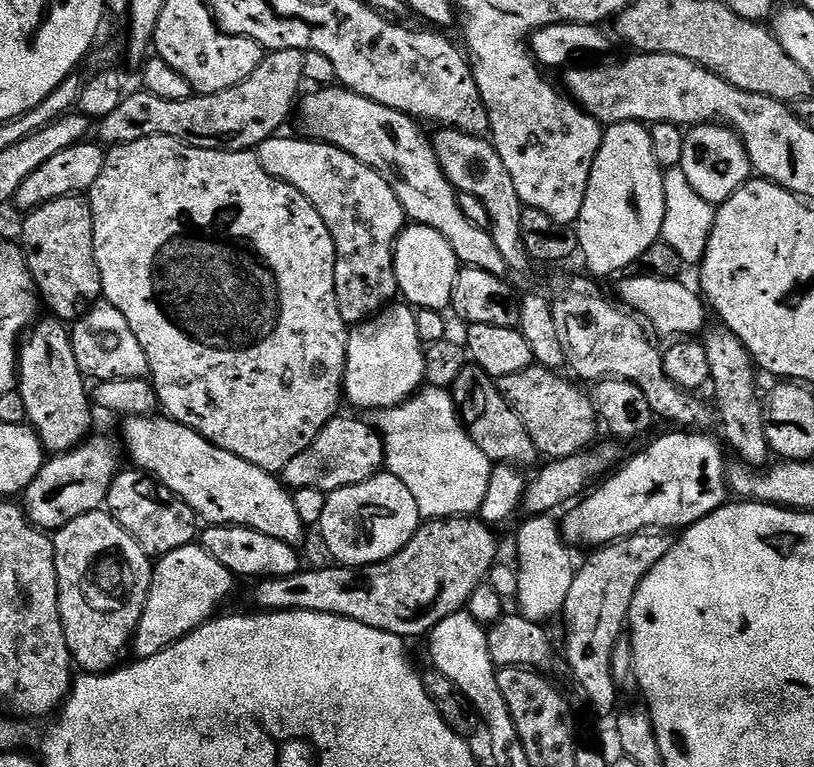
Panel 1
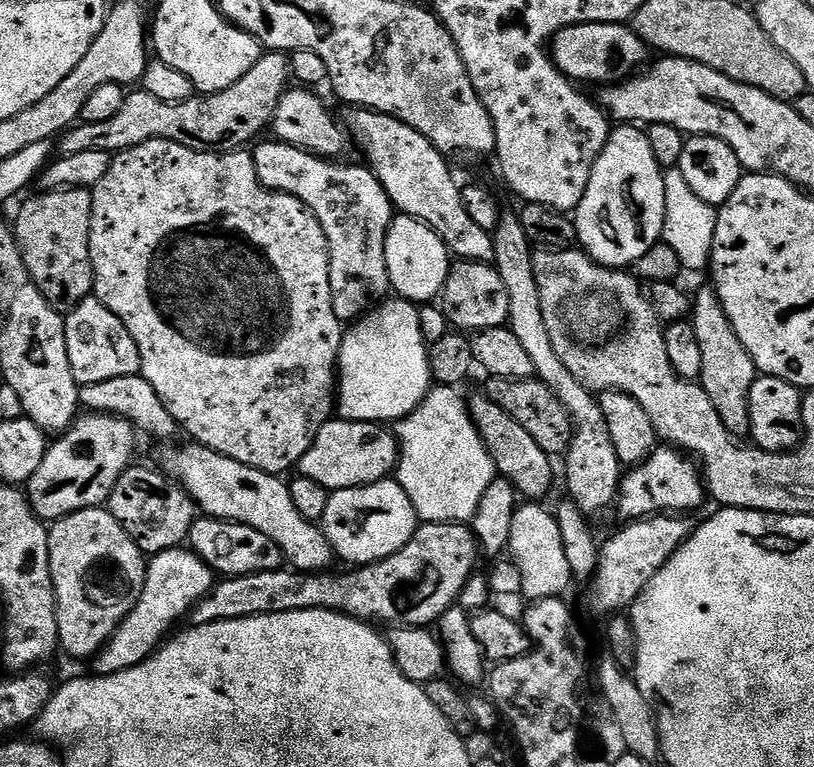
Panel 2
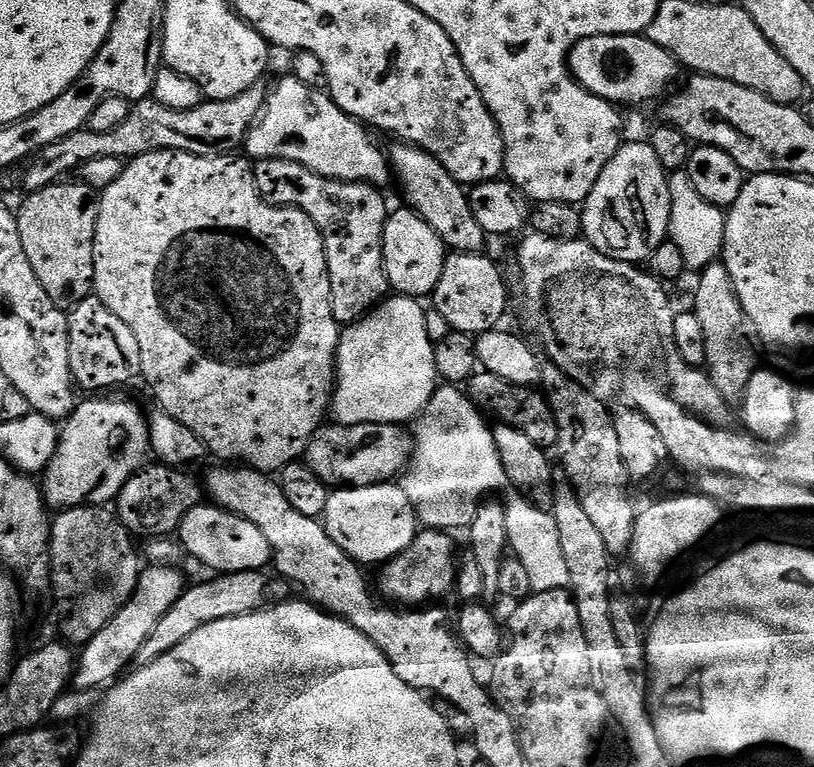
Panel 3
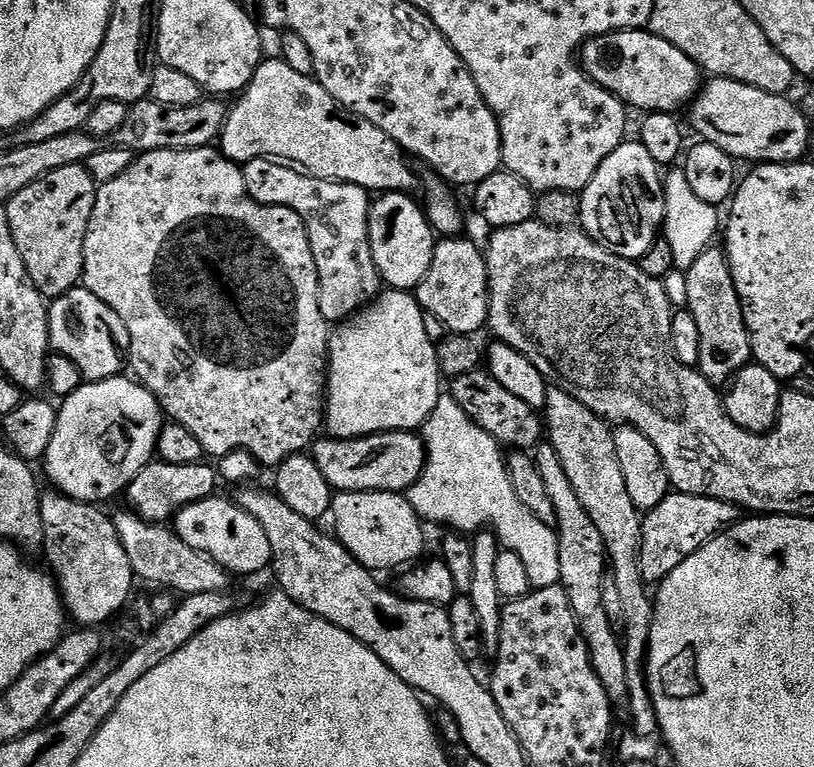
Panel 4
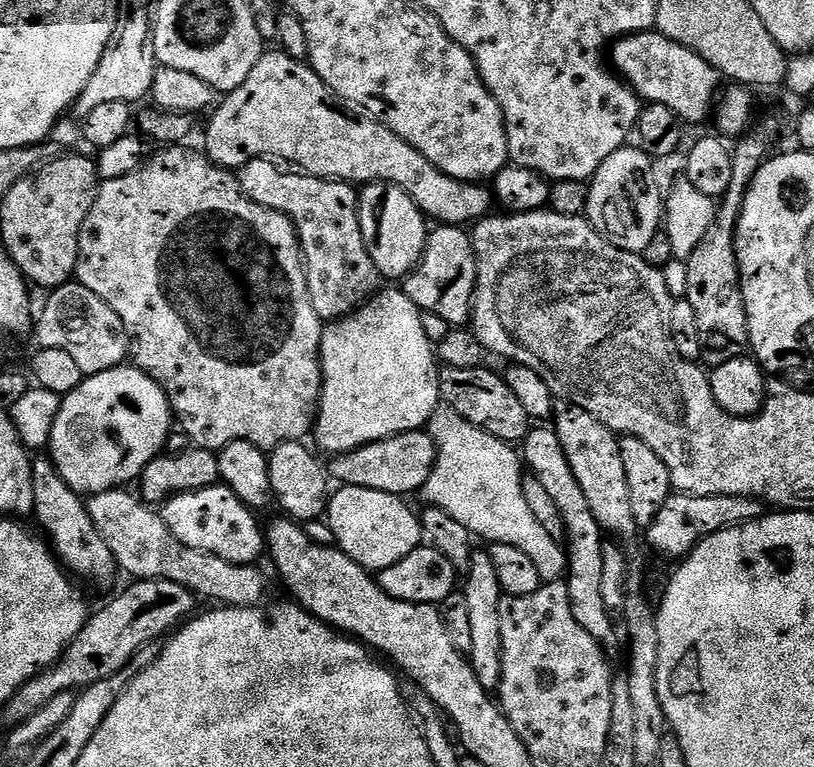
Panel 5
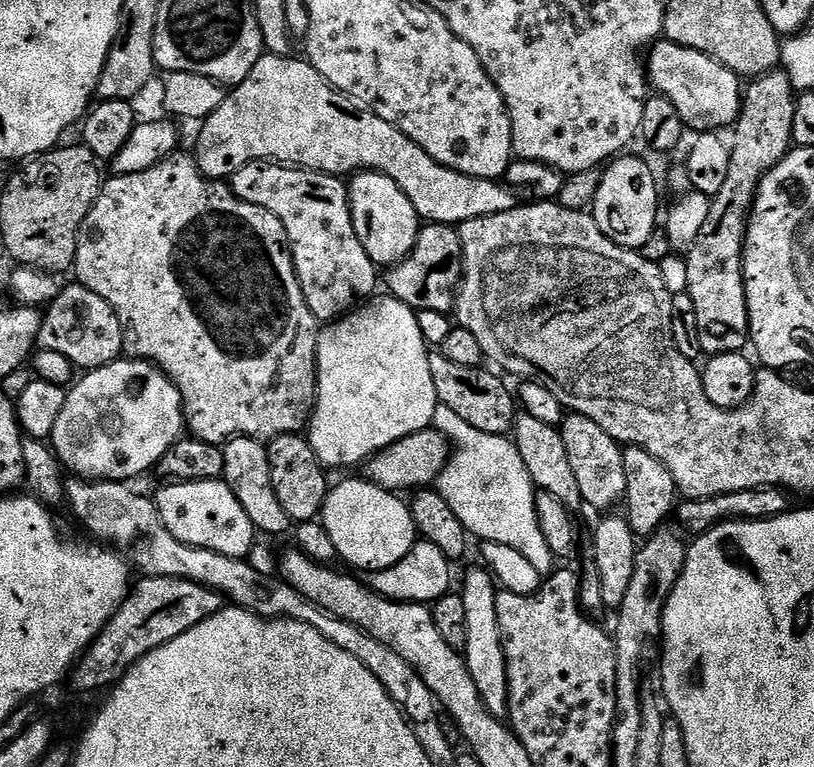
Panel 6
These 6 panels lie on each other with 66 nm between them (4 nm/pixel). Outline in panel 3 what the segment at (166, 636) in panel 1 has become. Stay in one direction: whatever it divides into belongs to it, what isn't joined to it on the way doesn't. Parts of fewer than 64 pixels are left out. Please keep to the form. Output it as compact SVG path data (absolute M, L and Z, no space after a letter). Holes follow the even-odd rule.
M157 564L141 571L138 586L132 597L122 606L122 610L118 610L118 614L114 614L114 618L110 618L110 622L106 622L106 626L102 626L102 630L98 630L98 634L94 634L94 638L90 638L88 643L79 649L70 681L71 687L77 693L85 694L84 692L92 692L100 687L103 689L125 675L126 669L135 661L138 650L142 650L146 638L150 638L154 626L158 626L162 616L183 594L186 579L184 580L180 571L176 566L163 568Z

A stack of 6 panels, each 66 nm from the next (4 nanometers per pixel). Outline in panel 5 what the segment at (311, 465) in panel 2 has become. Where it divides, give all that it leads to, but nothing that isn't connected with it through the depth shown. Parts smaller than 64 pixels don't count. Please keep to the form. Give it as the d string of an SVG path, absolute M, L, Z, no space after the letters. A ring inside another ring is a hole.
M427 430L403 432L397 436L388 436L385 440L376 440L372 444L363 444L352 452L342 452L330 464L330 476L333 481L350 488L369 488L385 492L391 496L408 498L411 492L419 493L430 478L436 461L436 443Z

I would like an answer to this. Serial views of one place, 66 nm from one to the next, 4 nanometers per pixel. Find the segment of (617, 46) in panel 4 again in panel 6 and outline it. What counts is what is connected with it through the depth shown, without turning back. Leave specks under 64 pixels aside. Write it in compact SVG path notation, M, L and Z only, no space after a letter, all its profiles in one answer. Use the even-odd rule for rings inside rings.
M661 38L651 45L646 52L646 79L659 95L666 97L678 110L685 129L692 134L716 134L719 128L731 129L739 121L742 103L742 80L729 68L722 66L714 58L698 50L676 44L673 40Z

